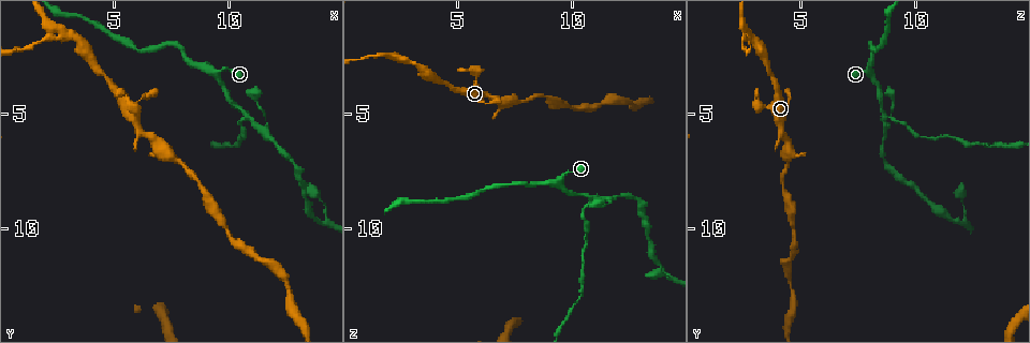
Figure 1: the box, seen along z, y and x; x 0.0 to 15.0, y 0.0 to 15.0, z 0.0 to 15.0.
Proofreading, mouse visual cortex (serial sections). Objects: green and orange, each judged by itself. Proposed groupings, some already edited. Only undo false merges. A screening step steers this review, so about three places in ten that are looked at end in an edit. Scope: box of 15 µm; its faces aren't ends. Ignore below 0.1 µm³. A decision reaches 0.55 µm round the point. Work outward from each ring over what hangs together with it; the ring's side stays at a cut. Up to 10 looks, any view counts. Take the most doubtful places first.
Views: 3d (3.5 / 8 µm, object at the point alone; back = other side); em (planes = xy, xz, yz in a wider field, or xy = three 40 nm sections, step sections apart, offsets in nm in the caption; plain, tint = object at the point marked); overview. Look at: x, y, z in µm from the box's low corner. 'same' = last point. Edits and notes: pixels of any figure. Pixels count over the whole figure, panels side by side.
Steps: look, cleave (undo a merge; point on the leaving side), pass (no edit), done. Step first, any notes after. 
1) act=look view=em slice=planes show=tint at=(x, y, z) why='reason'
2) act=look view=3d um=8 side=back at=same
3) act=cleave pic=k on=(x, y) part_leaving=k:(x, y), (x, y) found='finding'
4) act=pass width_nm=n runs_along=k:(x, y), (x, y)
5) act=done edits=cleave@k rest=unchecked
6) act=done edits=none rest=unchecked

act=look view=3d um=3.5 side=back at=(9.4, 3.2, 7.9) why='a fork'

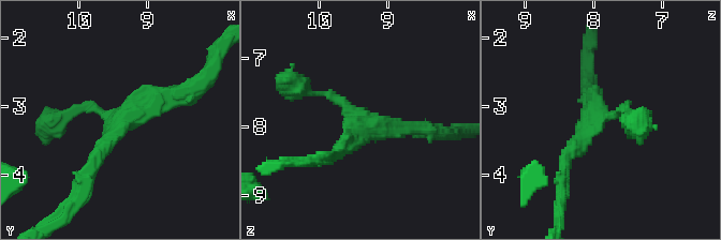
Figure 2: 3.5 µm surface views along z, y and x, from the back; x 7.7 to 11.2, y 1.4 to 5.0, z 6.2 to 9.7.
act=look view=em slice=xy step=1 show=tint at=(9.45, 3.10, 7.90) why='now the EM'

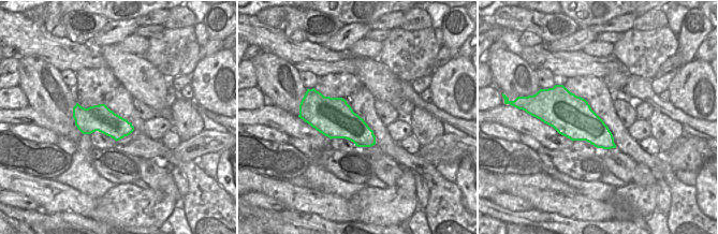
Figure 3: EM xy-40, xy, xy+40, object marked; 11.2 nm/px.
act=pass runs_along=2:(633, 119), (601, 116), (564, 171) found='continuous, no second cell'

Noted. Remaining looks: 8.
act=look view=3d um=3.5 at=(10.8, 4.9, 8.6) why='three arms meet'

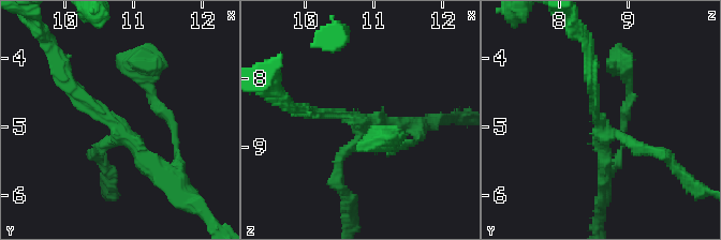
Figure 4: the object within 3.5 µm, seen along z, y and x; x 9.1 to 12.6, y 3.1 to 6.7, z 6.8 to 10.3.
act=look view=em slice=xy step=3 show=tint at=(10.75, 5.00, 8.65) arms=3 arm_widths_nm=150,150,250

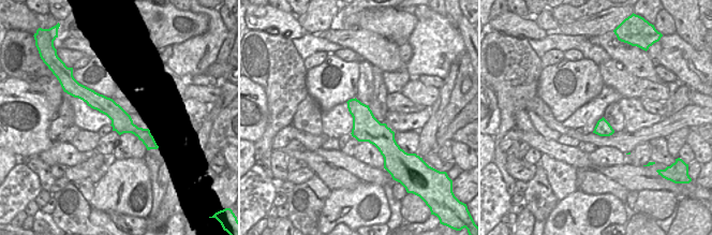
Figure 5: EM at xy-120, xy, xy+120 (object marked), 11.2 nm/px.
act=pass runs_along=4:(65, 81), (151, 164), (174, 177) found='all the same cell'

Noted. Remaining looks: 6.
act=look view=3d um=8 at=(14.3, 9.7, 12.1)

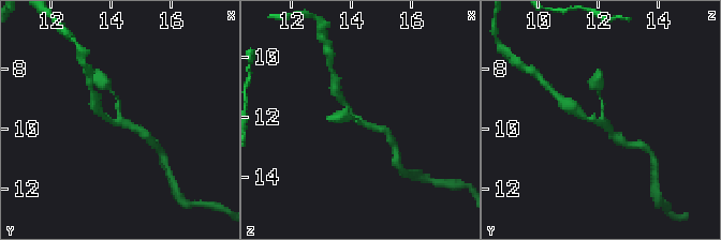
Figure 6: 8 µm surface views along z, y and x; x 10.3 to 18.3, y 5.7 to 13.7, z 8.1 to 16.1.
act=look view=3d um=3.5 at=(14.3, 9.7, 12.2) why='zoom in'

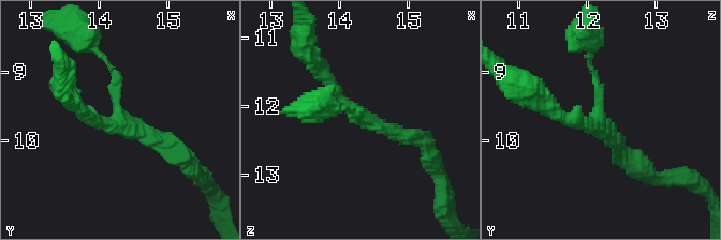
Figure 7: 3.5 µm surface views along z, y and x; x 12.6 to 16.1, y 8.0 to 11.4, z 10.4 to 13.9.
act=look view=em slice=xy step=1 show=tint at=(14.25, 9.70, 12.15) arms=3 arm_widths_nm=100,200,250 why='need the tissue'

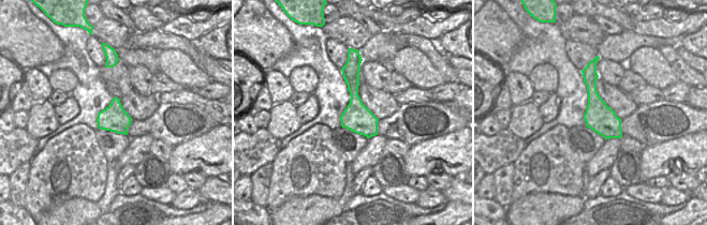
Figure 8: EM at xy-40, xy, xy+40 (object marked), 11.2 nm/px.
act=pass width_nm=320 runs_along=8:(589, 68), (598, 115), (618, 135) found='continuous, no second cell'

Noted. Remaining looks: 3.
act=look view=em slice=xy step=3 show=tint at=(2.3, 1.2, 2.4) why='arms part here'

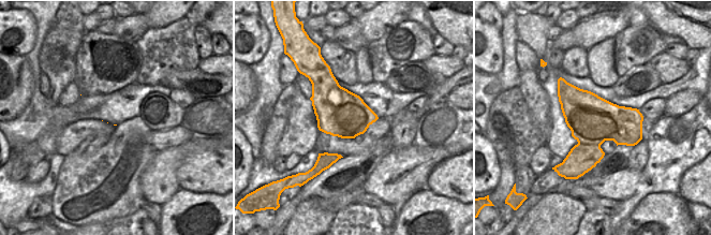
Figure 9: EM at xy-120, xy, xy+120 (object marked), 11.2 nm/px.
act=look view=3d um=3.5 at=same why='wider look'

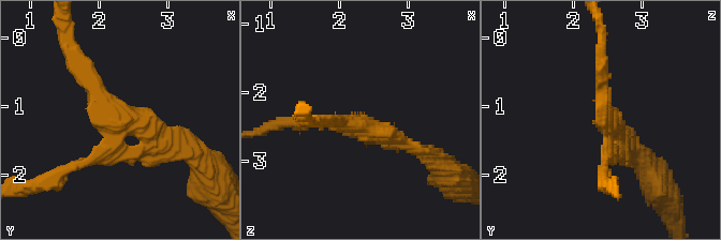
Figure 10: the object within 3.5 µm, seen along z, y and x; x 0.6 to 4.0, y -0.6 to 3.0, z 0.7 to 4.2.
act=cleave pic=10 on=(78, 165) border=9:(578, 142), (600, 146) found='a second cell is stuck on'

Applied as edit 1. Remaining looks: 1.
act=done edits=cleave@10 rest=unchecked

